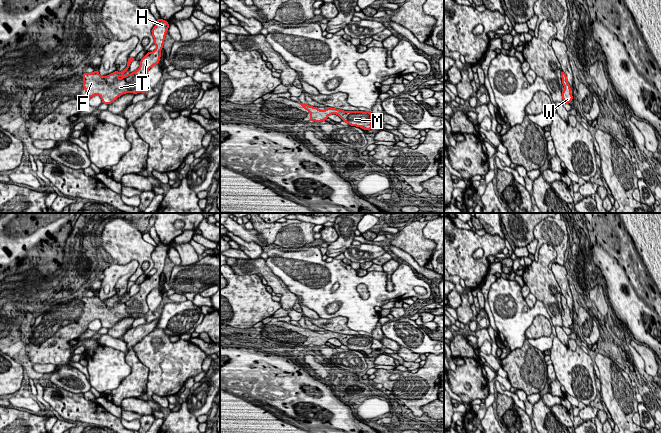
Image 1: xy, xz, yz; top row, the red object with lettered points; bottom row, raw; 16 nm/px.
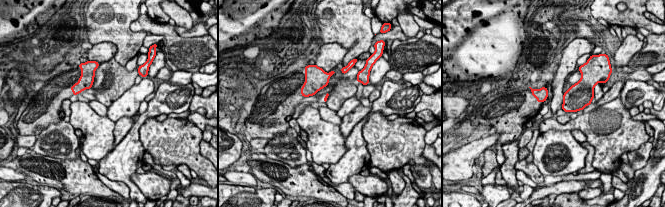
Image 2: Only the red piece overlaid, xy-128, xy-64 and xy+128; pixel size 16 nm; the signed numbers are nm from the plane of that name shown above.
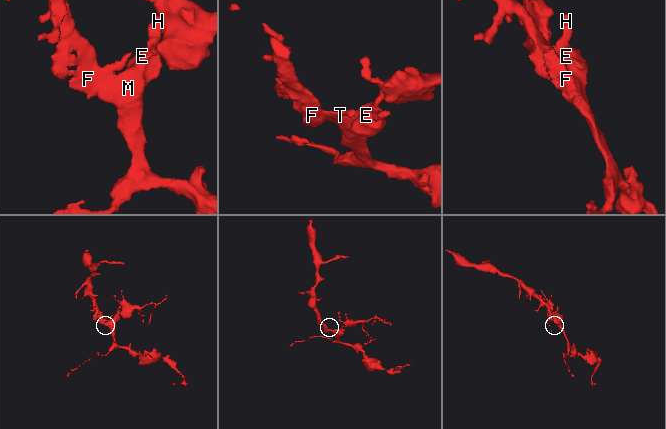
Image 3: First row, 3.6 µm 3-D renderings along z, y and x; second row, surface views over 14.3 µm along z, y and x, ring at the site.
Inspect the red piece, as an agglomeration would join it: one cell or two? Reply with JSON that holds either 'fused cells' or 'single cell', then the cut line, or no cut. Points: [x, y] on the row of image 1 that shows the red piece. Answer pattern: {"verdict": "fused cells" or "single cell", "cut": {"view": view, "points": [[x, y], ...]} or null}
{"verdict": "single cell", "cut": null}

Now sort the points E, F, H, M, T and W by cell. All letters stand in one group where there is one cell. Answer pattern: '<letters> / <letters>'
E F H M T W

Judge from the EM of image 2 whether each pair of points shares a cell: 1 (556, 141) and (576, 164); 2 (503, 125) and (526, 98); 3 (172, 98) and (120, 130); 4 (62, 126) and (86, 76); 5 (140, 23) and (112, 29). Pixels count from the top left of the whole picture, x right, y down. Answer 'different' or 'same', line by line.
1: same
2: same
3: different
4: different
5: different

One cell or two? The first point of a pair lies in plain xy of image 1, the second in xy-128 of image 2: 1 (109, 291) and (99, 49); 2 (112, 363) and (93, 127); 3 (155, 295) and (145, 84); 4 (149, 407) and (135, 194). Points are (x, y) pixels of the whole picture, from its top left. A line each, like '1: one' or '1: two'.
1: one
2: one
3: two
4: two

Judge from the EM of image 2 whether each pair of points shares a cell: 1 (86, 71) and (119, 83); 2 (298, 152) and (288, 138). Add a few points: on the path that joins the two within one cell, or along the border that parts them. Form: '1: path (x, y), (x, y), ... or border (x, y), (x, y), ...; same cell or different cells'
1: border (99, 64), (90, 88); different cells
2: path (295, 149), (295, 145), (291, 141); same cell

